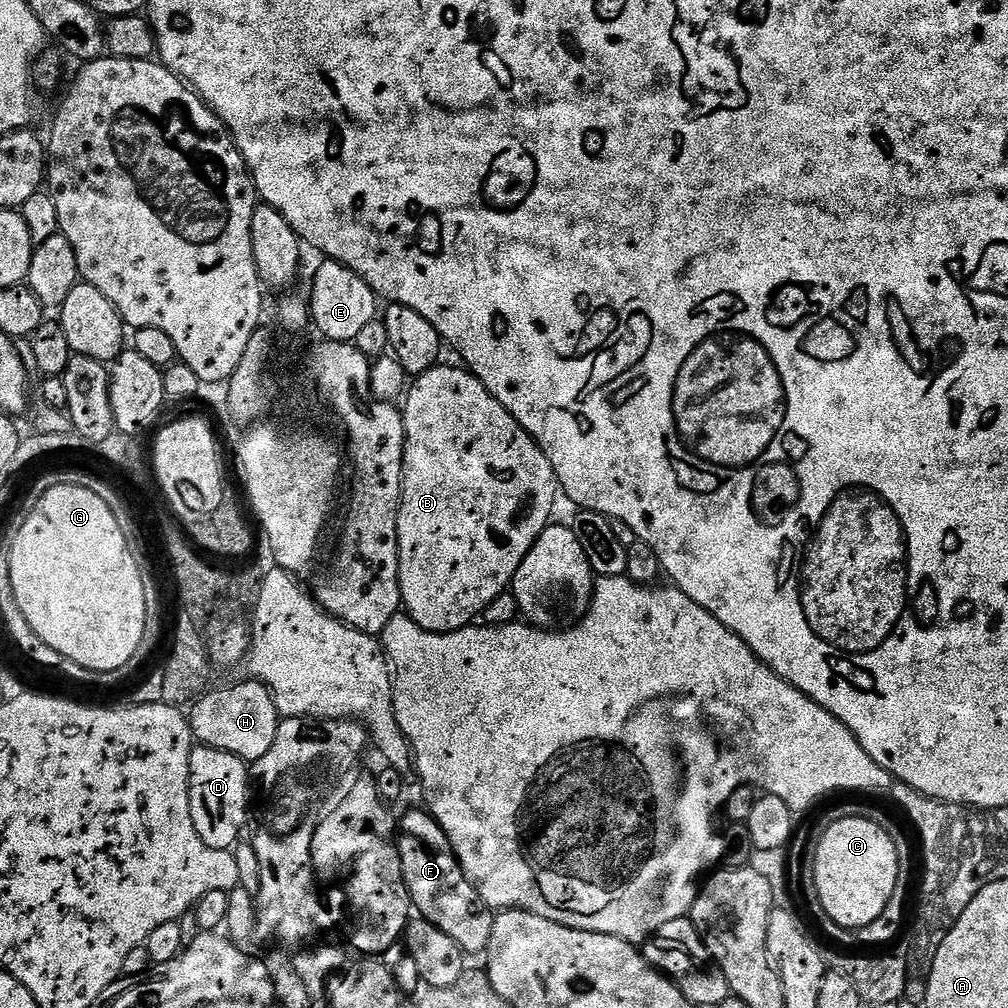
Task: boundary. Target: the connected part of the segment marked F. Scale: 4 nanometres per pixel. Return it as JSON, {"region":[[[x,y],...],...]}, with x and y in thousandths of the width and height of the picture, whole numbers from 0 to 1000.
{"region":[[[405,806],[395,813],[395,836],[397,839],[397,850],[399,851],[399,867],[405,880],[405,890],[409,893],[409,900],[420,912],[427,914],[435,923],[446,927],[450,935],[462,946],[468,944],[483,945],[486,927],[490,923],[490,905],[484,900],[481,893],[476,890],[474,883],[462,871],[450,843],[446,839],[446,831],[442,827],[428,806]]]}

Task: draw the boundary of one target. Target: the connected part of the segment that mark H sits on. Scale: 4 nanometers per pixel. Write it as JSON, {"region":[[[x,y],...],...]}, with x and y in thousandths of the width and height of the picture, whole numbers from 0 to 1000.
{"region":[[[242,673],[239,679],[230,679],[227,683],[216,684],[215,687],[210,686],[203,686],[186,707],[191,731],[201,741],[232,748],[243,756],[260,752],[260,748],[264,748],[264,744],[272,740],[272,728],[276,728],[280,713],[278,705],[272,700],[269,685],[256,675]]]}

